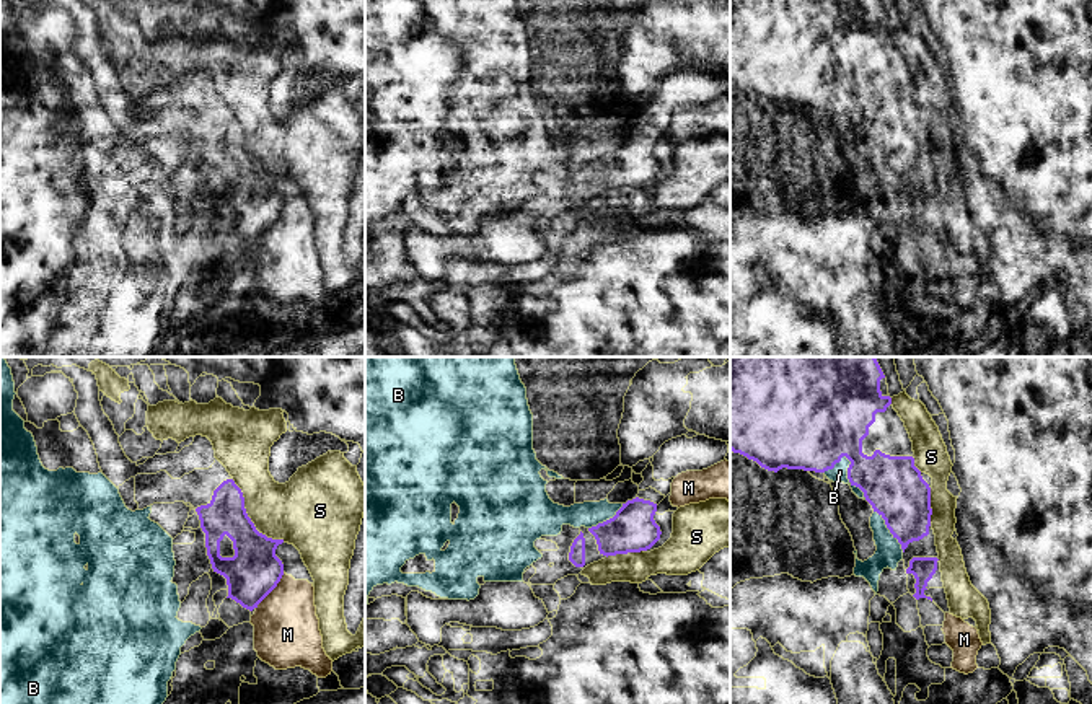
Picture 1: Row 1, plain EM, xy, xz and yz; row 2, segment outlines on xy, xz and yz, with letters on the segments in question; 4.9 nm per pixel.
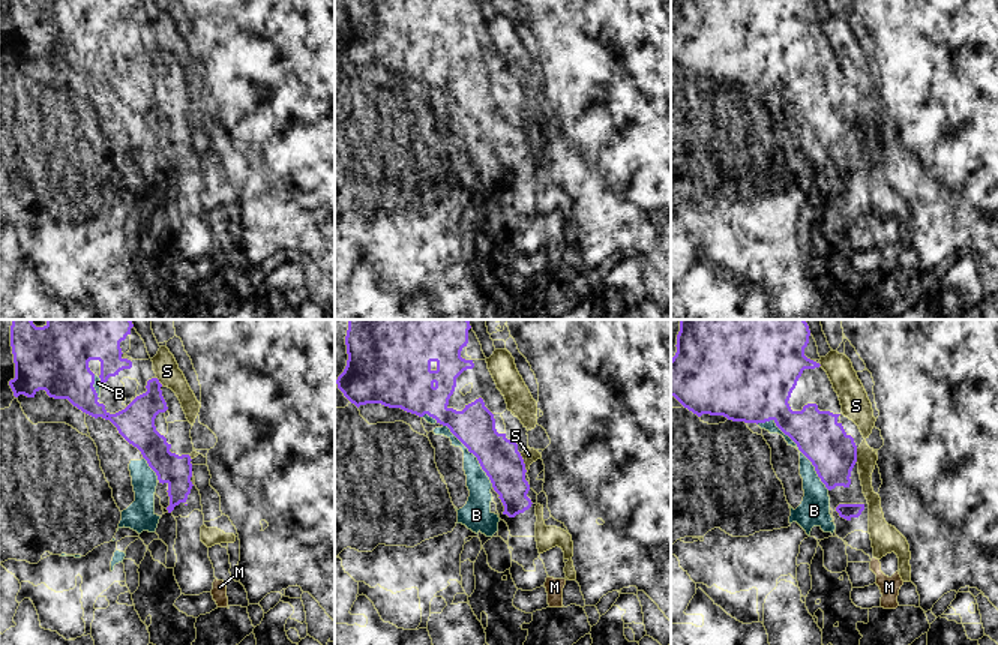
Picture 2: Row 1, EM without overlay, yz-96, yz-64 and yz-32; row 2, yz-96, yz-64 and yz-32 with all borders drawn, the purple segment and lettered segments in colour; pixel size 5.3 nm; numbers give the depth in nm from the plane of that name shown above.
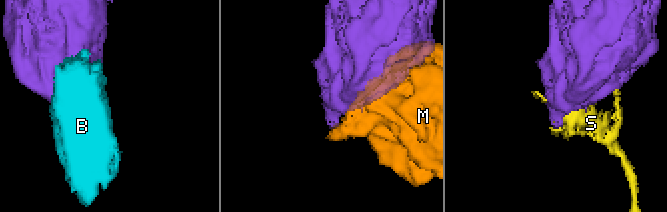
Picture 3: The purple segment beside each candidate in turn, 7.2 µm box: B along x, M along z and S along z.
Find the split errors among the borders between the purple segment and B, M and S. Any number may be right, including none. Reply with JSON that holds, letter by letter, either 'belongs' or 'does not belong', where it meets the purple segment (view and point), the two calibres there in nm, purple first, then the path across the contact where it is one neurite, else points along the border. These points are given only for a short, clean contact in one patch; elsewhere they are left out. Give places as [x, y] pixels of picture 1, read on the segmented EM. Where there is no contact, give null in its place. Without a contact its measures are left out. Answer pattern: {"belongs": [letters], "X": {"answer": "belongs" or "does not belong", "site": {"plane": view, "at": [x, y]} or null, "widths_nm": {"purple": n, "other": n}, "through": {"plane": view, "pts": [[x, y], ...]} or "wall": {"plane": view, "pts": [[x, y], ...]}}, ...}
{"belongs": [], "B": {"answer": "does not belong", "site": {"plane": "yz", "at": [848, 468]}, "widths_nm": {"purple": 380, "other": 80}}, "M": {"answer": "does not belong", "site": {"plane": "xy", "at": [272, 589]}, "widths_nm": {"purple": 260, "other": 320}}, "S": {"answer": "does not belong", "site": {"plane": "xy", "at": [250, 519]}, "widths_nm": {"purple": 260, "other": 320}}}

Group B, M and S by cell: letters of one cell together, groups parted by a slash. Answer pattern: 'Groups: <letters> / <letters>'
Groups: B / M / S

